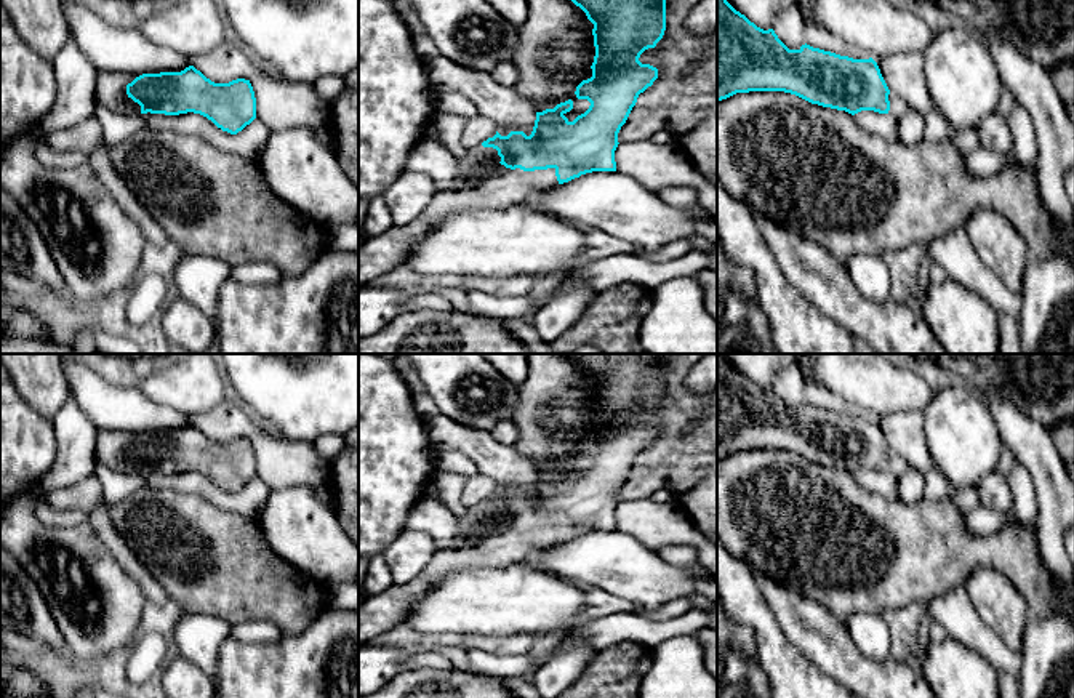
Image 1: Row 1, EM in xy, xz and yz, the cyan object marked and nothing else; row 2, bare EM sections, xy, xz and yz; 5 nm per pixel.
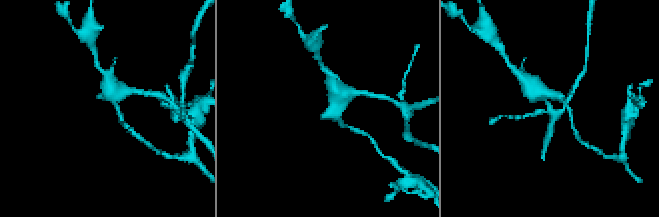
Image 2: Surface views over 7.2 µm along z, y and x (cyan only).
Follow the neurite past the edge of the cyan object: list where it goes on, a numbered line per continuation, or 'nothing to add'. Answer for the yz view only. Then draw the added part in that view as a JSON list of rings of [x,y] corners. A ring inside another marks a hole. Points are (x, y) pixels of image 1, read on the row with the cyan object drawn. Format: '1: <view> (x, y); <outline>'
1: yz (898, 106); [[[892,91],[888,94],[888,101],[890,101],[888,114],[892,114],[896,118],[900,118],[901,115],[904,115],[909,110],[908,102]]]

